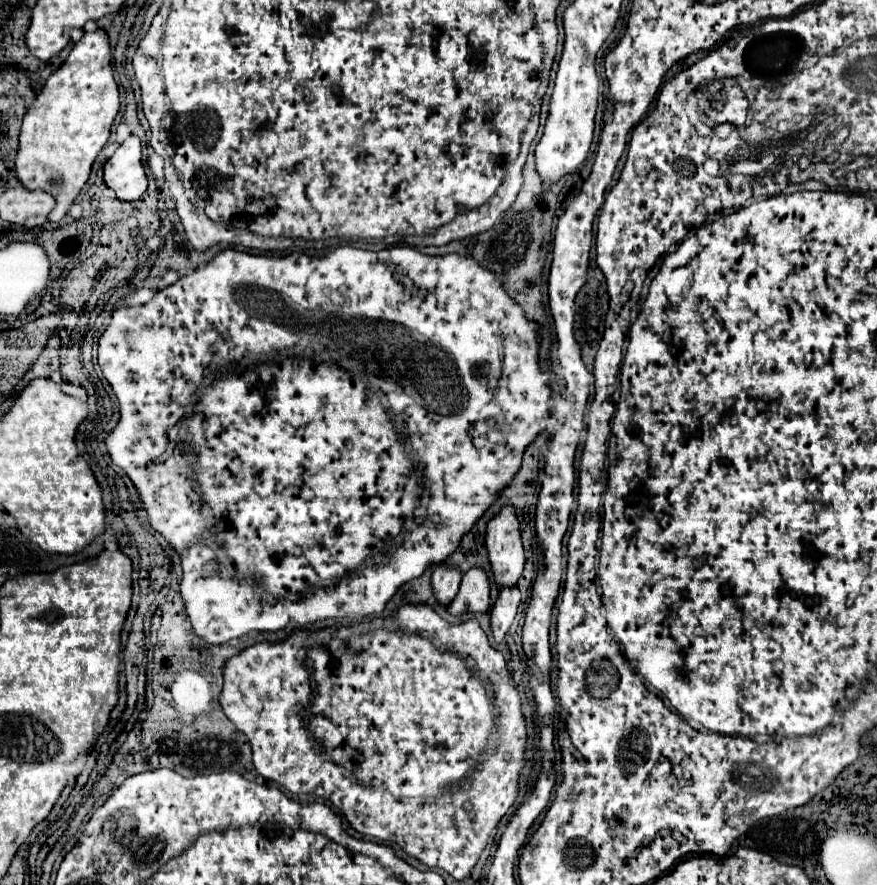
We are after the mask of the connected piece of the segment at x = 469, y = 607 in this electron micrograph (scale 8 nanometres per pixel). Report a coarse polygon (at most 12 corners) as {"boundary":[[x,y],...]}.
{"boundary":[[471,567],[449,603],[453,615],[489,609],[489,577]]}

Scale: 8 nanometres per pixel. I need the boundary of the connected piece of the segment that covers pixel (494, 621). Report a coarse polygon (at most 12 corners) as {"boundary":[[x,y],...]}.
{"boundary":[[503,587],[491,609],[491,631],[501,641],[511,627],[521,593]]}

